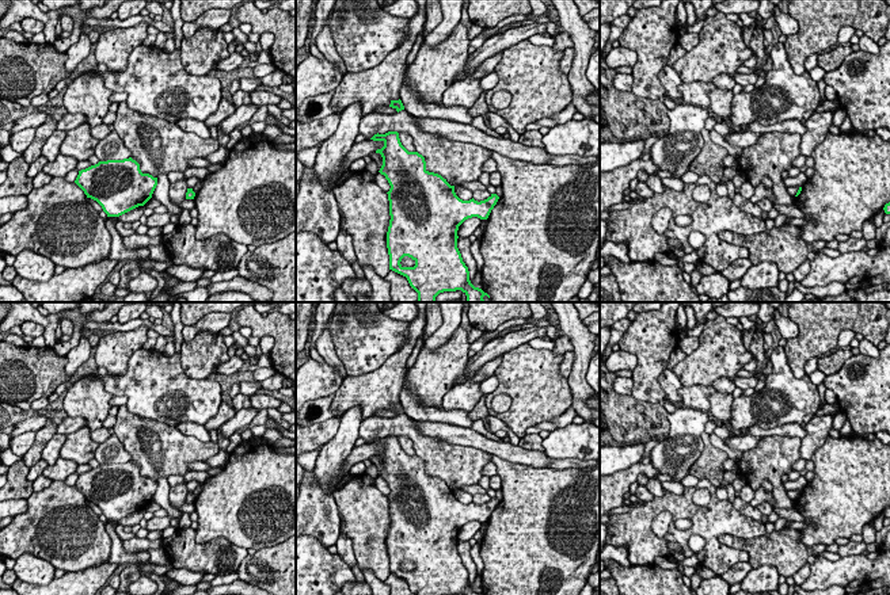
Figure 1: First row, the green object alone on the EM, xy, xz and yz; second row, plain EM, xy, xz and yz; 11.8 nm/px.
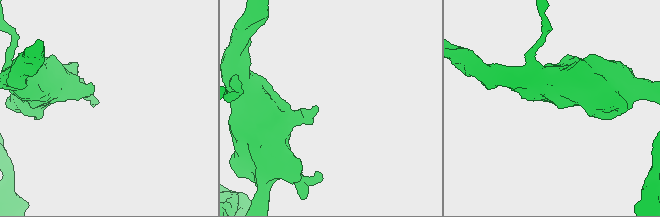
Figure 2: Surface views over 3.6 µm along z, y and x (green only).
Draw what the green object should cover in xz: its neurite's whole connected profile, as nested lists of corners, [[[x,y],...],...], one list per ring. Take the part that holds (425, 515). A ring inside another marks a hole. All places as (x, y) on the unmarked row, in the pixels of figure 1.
[[[388,435],[385,438],[377,436],[370,443],[384,446],[384,450],[376,454],[376,457],[380,457],[383,461],[383,469],[379,476],[385,480],[391,489],[387,496],[391,519],[387,535],[389,573],[406,580],[415,595],[483,595],[482,592],[475,591],[469,584],[468,571],[463,565],[461,557],[457,552],[457,534],[468,522],[478,520],[480,523],[487,523],[499,500],[491,497],[487,503],[480,506],[473,501],[463,504],[456,499],[454,489],[450,489],[441,478],[426,473],[426,465],[422,458],[418,455],[408,455],[402,449],[398,435]],[[404,560],[411,561],[415,565],[415,569],[403,571],[400,565]]]

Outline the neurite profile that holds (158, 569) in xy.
[[[147,562],[144,565],[140,567],[140,575],[145,576],[147,572],[152,572],[155,575],[166,575],[170,569],[172,569],[172,564],[170,565],[157,565],[157,564],[152,564],[152,562]]]

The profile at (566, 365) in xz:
[[[567,351],[566,354],[563,354],[563,359],[560,362],[560,373],[563,377],[568,378],[571,370],[573,370],[573,363],[574,363],[574,352],[573,351]]]

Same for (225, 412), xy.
[[[221,401],[221,405],[220,405],[217,413],[206,422],[205,428],[206,430],[217,430],[224,423],[231,420],[235,416],[235,413],[236,413],[236,411],[233,409],[233,407]]]

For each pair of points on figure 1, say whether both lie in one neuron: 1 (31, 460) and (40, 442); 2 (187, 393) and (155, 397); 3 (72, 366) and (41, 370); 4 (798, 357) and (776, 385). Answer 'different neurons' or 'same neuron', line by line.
1: same neuron
2: same neuron
3: different neurons
4: different neurons

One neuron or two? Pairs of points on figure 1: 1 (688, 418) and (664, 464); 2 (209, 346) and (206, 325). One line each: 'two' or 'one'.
1: one
2: two

